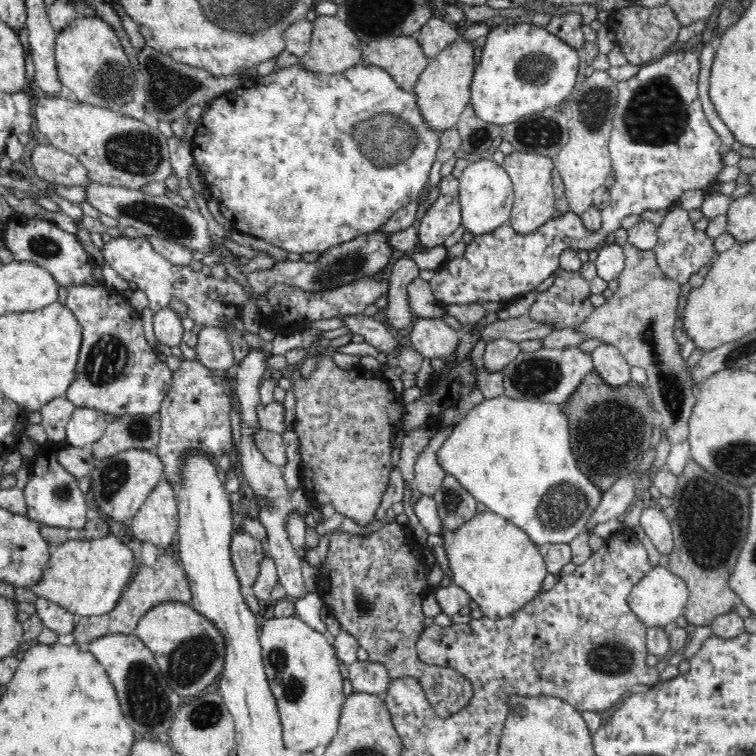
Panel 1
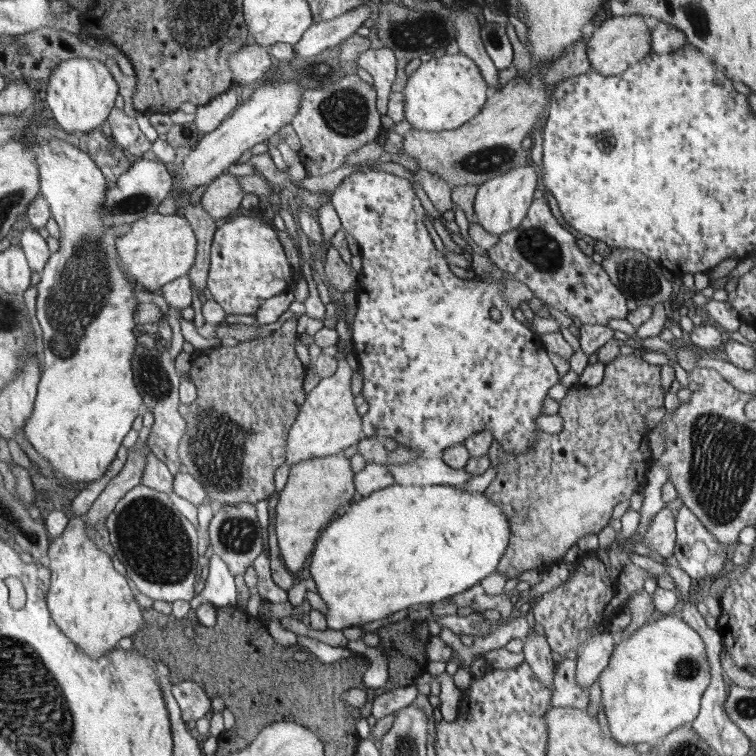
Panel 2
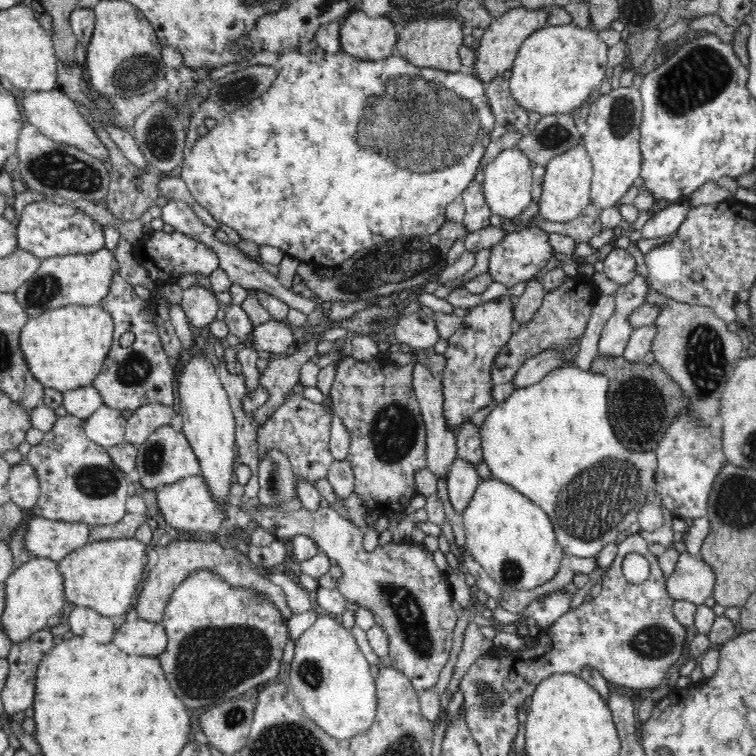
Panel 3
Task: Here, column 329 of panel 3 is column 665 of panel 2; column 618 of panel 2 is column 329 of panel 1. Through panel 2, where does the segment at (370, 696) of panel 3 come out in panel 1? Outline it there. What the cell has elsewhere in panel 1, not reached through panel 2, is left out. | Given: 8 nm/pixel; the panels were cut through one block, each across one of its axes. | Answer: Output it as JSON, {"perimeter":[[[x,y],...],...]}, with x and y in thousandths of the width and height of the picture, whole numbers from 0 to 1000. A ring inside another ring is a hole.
{"perimeter":[[[360,816],[349,825],[344,836],[344,857],[349,872],[349,889],[354,896],[356,910],[361,925],[366,930],[368,952],[372,954],[373,979],[380,992],[399,997],[407,993],[423,995],[431,989],[444,972],[452,943],[452,934],[458,927],[455,922],[455,901],[450,890],[450,874],[439,851],[434,849],[433,839],[418,835],[397,816]]]}

